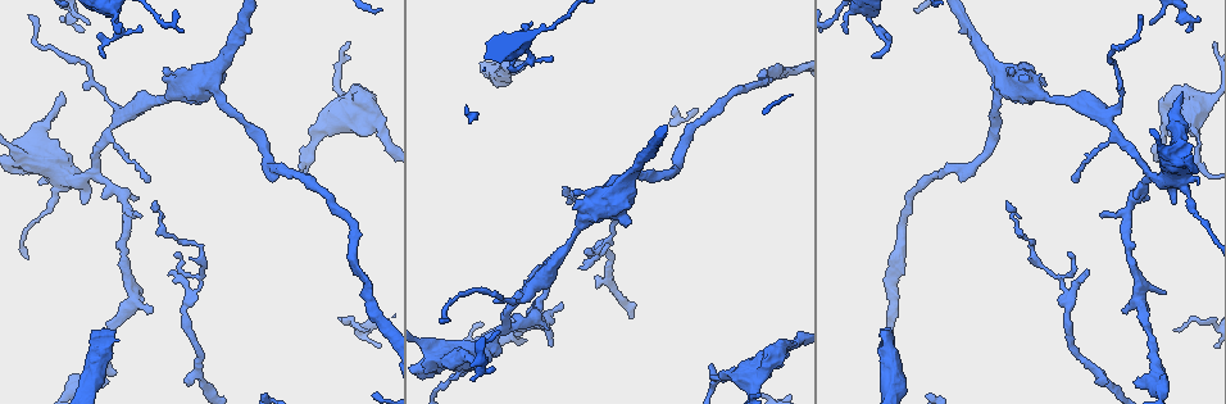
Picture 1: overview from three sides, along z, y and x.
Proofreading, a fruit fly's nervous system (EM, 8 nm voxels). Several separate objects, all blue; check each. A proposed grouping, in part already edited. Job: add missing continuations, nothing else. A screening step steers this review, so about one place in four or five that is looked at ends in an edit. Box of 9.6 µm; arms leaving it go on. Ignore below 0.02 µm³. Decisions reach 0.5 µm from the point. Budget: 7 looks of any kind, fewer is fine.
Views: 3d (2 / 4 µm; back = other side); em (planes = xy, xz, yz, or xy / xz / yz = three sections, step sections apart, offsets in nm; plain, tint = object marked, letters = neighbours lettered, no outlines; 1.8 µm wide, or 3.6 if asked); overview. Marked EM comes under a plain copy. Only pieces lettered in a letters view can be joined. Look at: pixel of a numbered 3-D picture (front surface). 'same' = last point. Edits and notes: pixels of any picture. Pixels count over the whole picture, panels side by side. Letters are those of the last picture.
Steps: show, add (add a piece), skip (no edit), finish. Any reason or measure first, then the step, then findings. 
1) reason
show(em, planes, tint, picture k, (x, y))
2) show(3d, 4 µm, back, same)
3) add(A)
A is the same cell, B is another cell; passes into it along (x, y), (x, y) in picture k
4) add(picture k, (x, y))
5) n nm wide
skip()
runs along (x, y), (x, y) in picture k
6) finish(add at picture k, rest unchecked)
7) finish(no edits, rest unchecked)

an open end
show(em, planes, letters, picture 1, (788, 344))

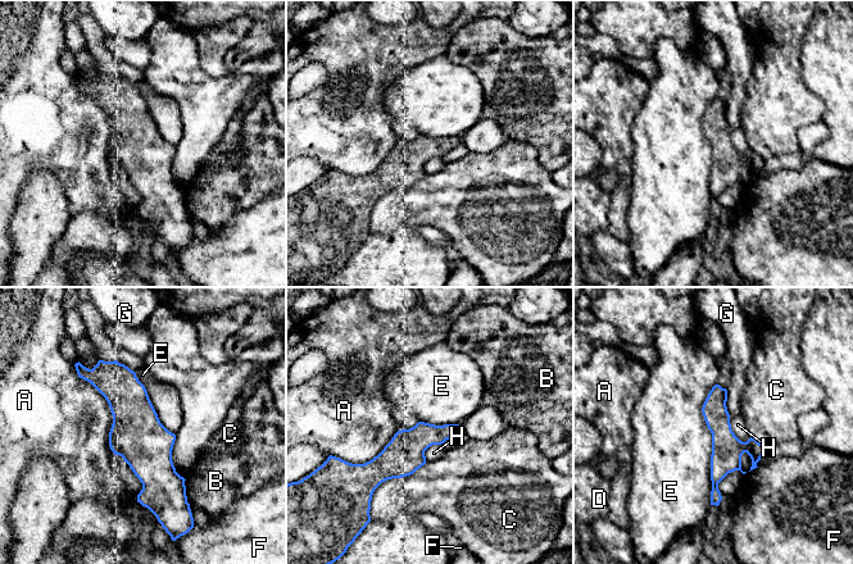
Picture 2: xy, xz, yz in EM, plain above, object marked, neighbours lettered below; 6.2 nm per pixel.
skip()
A, B, C, D, E, F, G and H are other cells; runs along (105, 364), (157, 472), (157, 506) in picture 2; none of them fits

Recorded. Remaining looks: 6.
sudden change in width
show(em, planes, tint, picture 1, (724, 378))

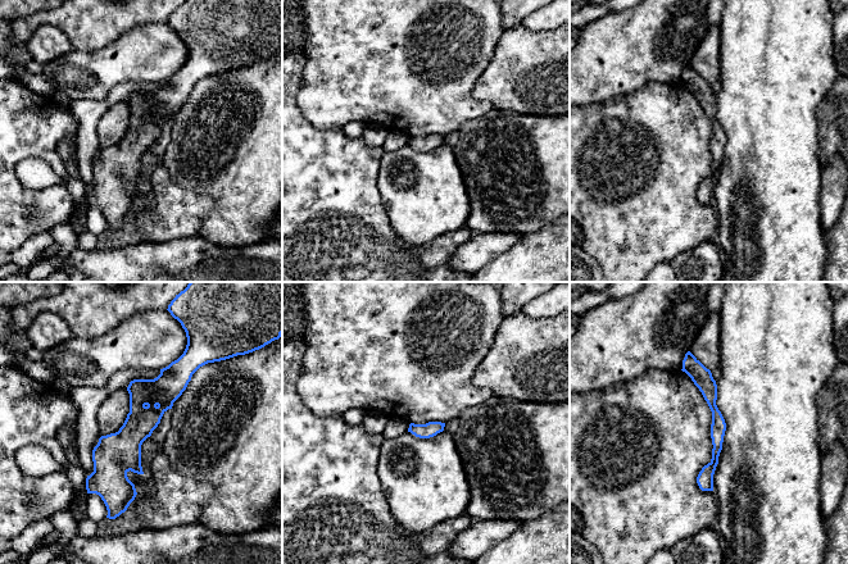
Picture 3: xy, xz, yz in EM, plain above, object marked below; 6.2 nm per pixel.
show(em, planes, letters, same)

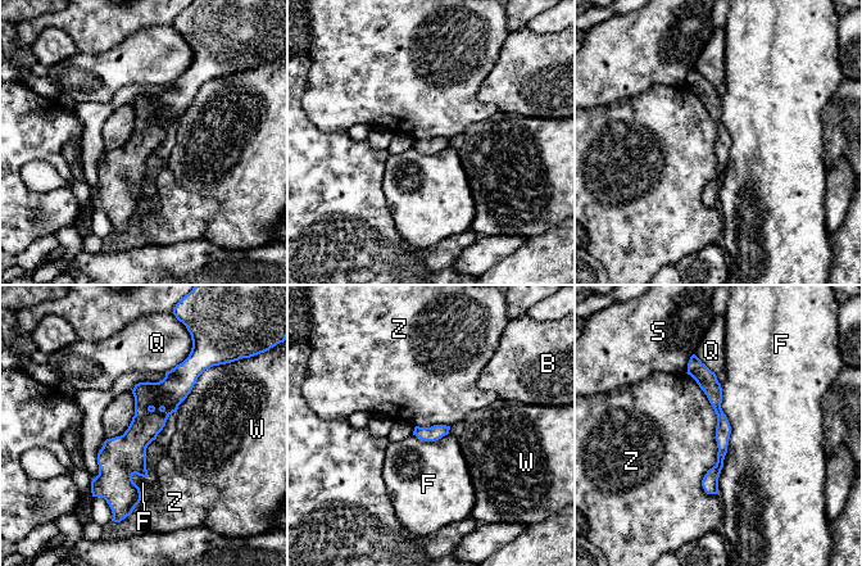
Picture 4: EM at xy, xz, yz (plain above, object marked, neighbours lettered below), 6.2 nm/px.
100 nm wide
skip()
B, F, Q, S, W and Z are other cells; border along (686, 372), (716, 415), (717, 494) in picture 4; none of them fits

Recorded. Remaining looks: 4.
end of a long branch
show(3d, 2 µm, back, picture 1, (883, 333))

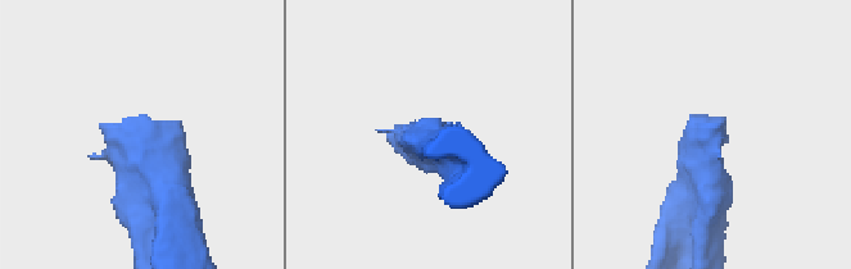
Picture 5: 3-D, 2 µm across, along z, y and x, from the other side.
show(em, planes, letters, picture 5, (716, 127))

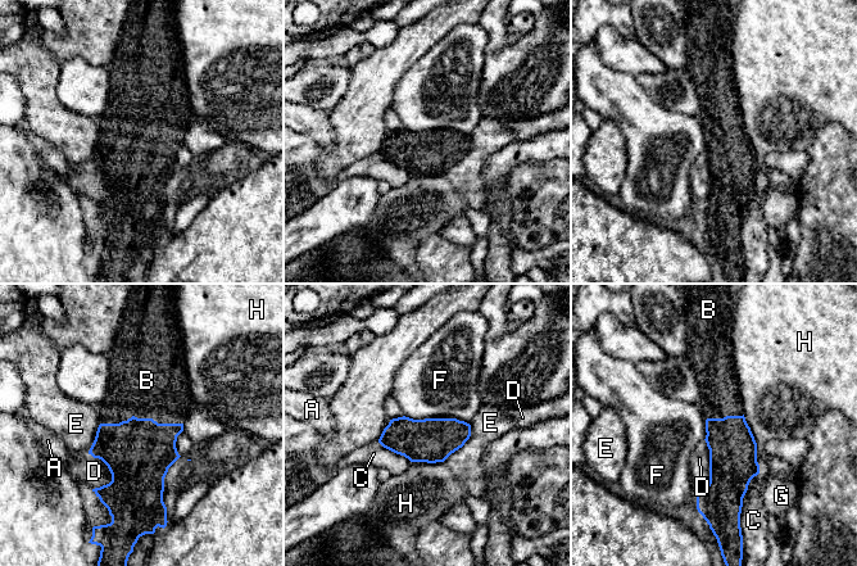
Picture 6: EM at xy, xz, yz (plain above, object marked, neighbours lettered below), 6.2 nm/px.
add(B)
B is the same cell, A, C, D, E, F, G and H are other cells; it goes on there

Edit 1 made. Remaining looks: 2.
finish(add at picture 6, rest unchecked)

